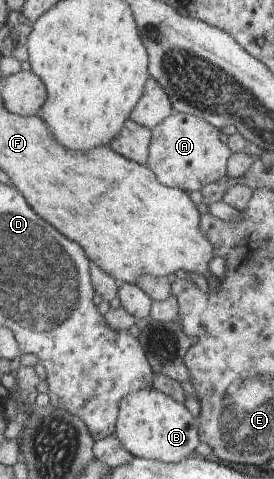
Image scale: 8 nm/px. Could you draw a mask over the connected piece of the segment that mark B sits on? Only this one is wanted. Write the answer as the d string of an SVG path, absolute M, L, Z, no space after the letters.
M153 387L132 391L122 399L115 434L134 456L165 463L179 463L195 455L202 442L200 419L191 415L183 403Z

